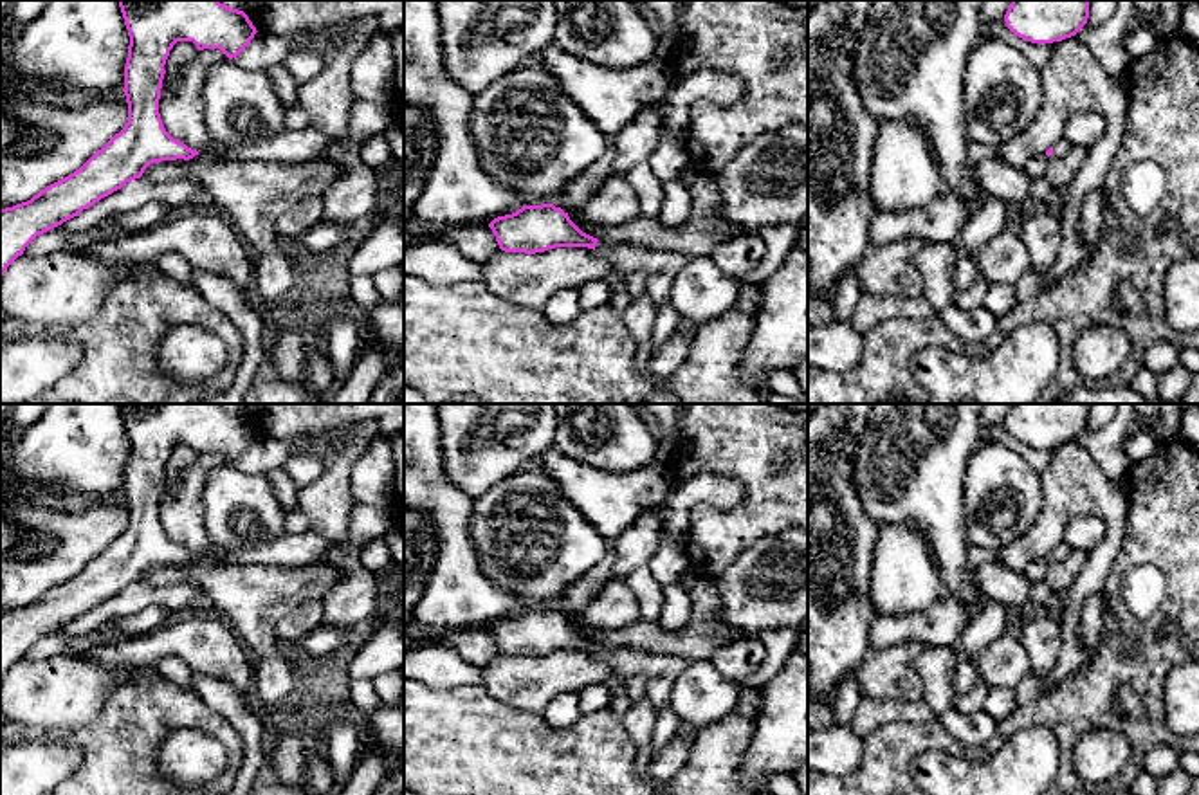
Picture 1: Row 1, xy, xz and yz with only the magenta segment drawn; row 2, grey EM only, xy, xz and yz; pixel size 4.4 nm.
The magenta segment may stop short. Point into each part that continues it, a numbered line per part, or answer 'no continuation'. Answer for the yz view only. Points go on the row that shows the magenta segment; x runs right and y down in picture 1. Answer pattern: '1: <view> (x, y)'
1: yz (1062, 146)

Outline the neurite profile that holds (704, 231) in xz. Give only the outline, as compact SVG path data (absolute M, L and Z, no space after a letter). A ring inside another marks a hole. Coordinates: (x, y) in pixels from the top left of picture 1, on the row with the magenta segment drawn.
M701 173L689 189L692 211L678 227L665 227L656 218L640 215L624 225L595 231L582 211L568 216L582 233L608 243L629 242L654 251L685 252L692 258L710 256L718 245L739 236L721 218L721 195L714 175Z

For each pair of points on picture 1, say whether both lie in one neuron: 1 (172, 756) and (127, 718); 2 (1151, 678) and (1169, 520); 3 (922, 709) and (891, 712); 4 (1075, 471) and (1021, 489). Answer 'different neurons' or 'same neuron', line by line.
1: different neurons
2: same neuron
3: same neuron
4: different neurons

